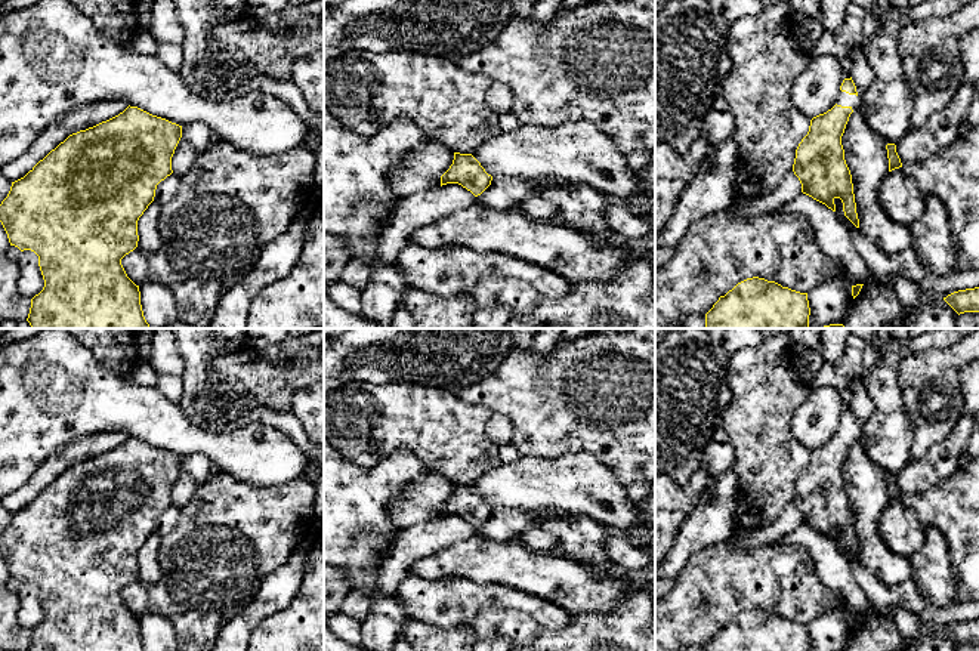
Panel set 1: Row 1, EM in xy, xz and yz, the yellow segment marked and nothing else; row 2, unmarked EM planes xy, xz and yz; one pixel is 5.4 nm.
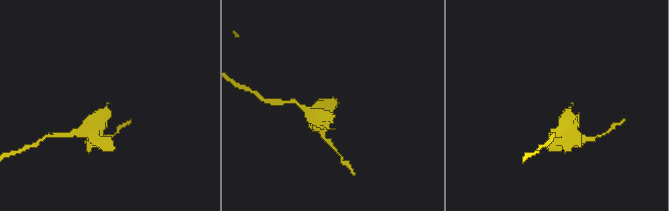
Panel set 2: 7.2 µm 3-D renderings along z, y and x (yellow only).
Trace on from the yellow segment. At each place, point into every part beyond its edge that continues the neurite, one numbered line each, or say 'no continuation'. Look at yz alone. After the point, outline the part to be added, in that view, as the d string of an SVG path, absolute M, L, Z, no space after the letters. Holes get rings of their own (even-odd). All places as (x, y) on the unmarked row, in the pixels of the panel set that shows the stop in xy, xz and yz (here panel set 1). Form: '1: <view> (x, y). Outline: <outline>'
1: yz (845, 431). Outline: M856 420L856 423L858 423L856 426L849 426L849 425L840 422L837 436L850 438L853 442L861 439L864 423L861 423L858 420Z

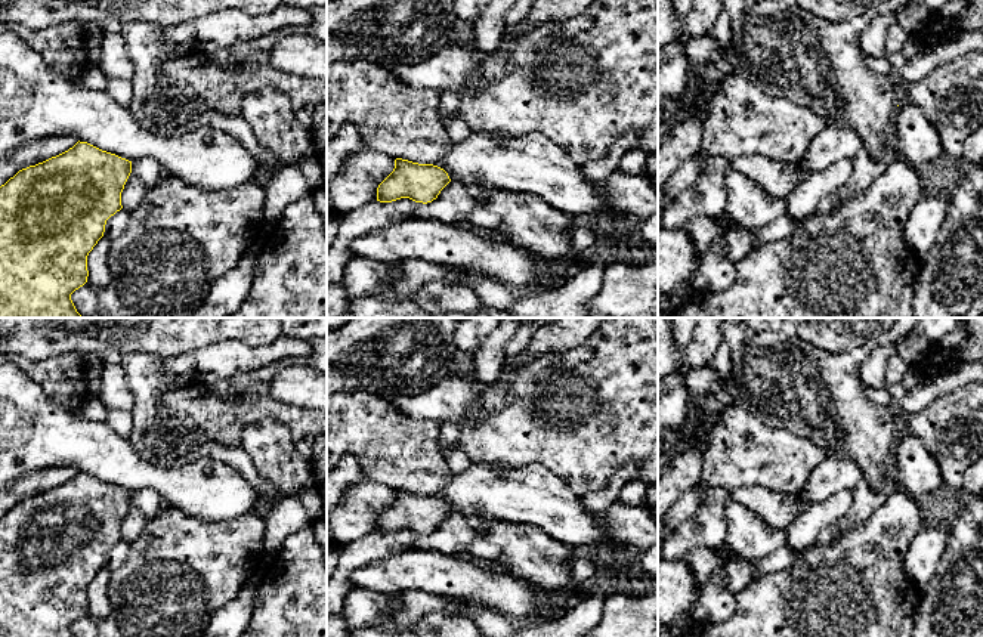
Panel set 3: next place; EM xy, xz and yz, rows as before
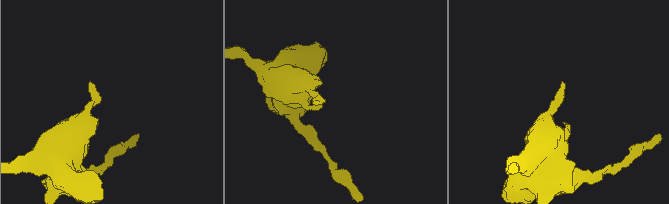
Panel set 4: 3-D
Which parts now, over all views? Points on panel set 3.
no continuation

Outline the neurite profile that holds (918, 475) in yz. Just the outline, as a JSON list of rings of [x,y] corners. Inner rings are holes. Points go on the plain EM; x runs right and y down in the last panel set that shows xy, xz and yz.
[[[900,432],[893,460],[899,488],[912,498],[925,503],[945,492],[939,464],[914,435]]]

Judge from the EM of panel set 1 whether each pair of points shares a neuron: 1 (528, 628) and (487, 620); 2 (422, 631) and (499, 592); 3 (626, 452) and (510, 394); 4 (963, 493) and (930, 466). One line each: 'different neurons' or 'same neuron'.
1: same neuron
2: different neurons
3: same neuron
4: different neurons

